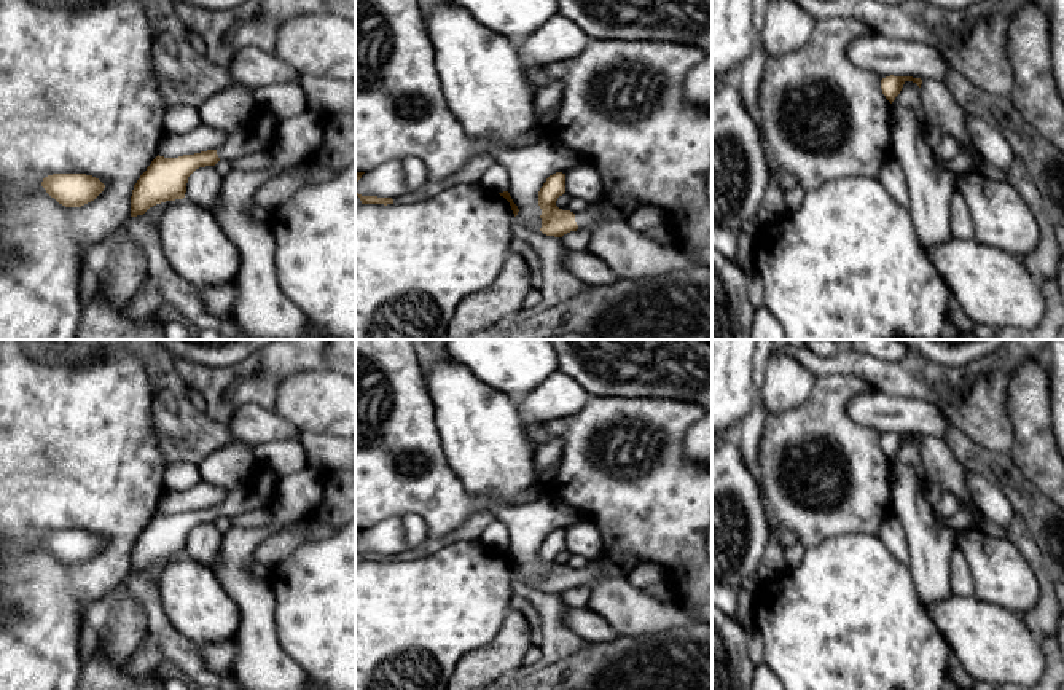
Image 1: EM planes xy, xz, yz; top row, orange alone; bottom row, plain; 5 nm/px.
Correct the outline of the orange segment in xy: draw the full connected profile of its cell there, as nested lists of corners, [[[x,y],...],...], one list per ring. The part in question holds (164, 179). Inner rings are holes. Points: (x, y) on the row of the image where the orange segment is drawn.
[[[236,132],[217,150],[178,158],[164,158],[158,155],[134,185],[131,217],[143,215],[150,207],[161,202],[183,199],[188,177],[196,169],[215,166],[220,159],[233,161],[263,150],[271,148],[245,132]]]

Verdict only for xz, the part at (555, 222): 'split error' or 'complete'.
split error

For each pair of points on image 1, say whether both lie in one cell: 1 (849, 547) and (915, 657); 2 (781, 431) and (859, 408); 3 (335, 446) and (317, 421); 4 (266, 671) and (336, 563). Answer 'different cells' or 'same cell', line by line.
1: same cell
2: different cells
3: different cells
4: different cells

